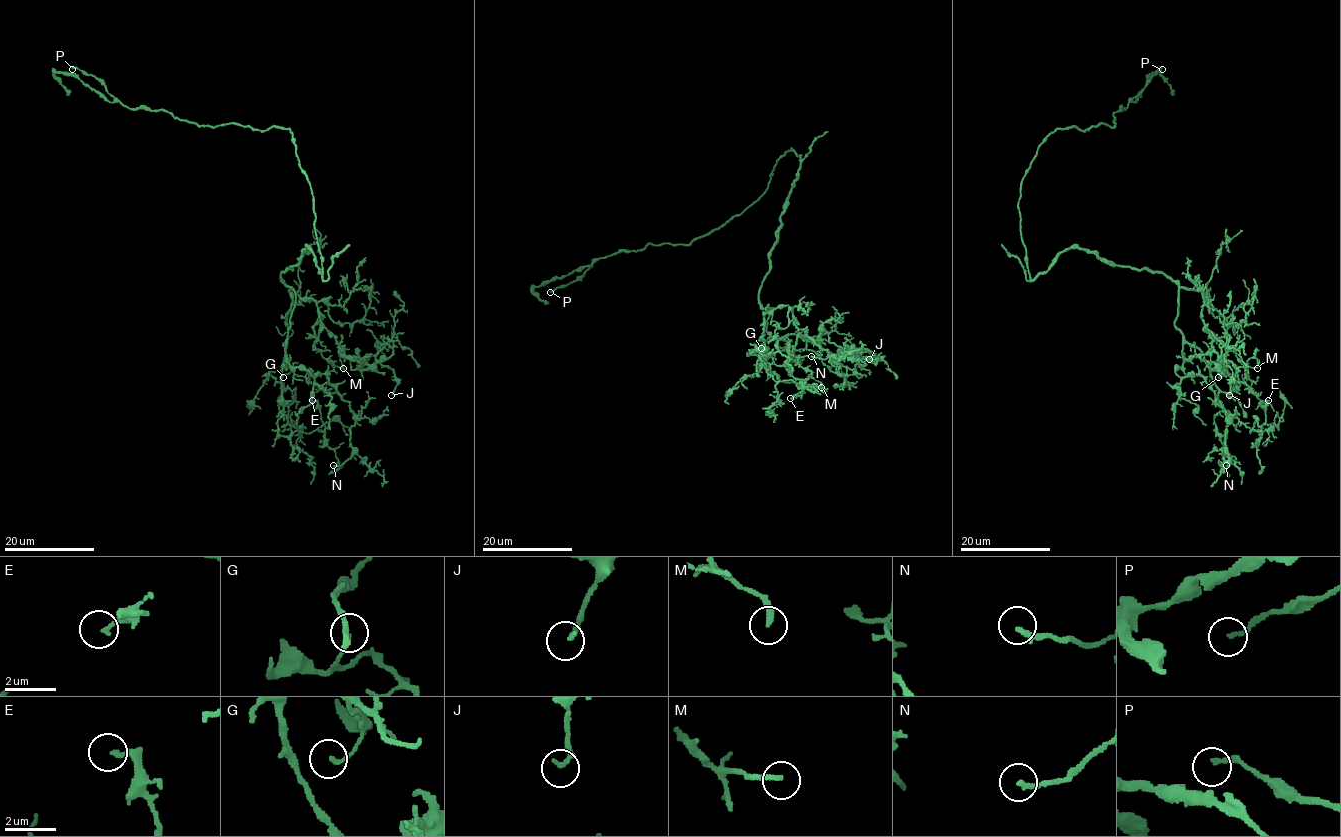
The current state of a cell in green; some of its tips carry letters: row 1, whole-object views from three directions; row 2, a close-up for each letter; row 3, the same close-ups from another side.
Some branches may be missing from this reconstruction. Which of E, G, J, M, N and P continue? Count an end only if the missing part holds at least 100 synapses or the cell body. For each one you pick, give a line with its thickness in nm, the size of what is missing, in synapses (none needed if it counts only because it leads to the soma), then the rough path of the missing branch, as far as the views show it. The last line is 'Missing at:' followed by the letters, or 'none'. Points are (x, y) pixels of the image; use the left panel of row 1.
Missing at: none

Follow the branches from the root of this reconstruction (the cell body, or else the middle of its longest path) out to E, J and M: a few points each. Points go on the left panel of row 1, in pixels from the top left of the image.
E: (322, 276), (309, 248), (280, 274), (295, 293), (281, 403), (286, 419), (306, 433), (325, 428), (312, 400)
J: (322, 276), (309, 248), (280, 274), (289, 291), (315, 302), (345, 354), (373, 356), (392, 370), (391, 395)
M: (322, 276), (309, 248), (280, 274), (289, 291), (315, 302), (321, 331), (314, 345), (343, 368)

